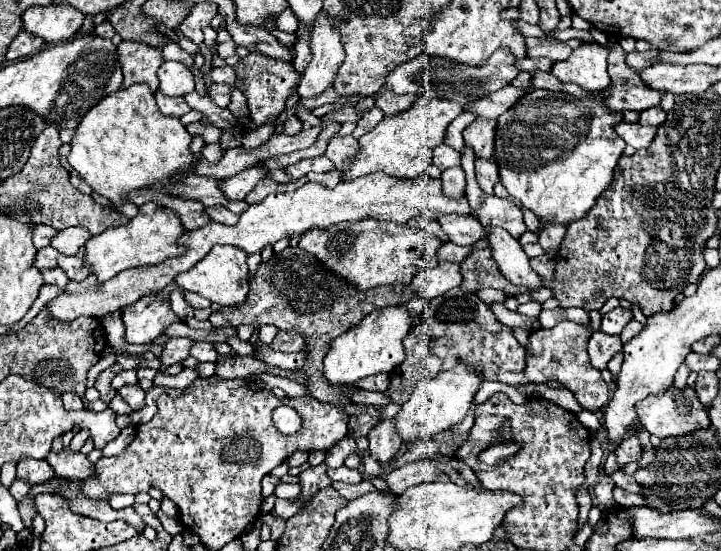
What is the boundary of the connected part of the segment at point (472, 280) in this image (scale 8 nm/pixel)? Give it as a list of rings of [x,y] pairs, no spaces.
[[[479,249],[473,251],[467,259],[461,263],[461,273],[463,273],[463,289],[467,291],[479,291],[479,289],[499,289],[505,295],[521,295],[523,287],[515,287],[515,283],[507,283],[507,277],[499,273],[495,267],[489,249]]]

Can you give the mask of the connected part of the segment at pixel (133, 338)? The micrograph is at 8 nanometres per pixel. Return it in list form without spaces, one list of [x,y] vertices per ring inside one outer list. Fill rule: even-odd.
[[[159,291],[145,295],[135,305],[123,309],[125,341],[127,343],[149,343],[159,337],[179,317],[171,309],[171,301],[161,297]]]

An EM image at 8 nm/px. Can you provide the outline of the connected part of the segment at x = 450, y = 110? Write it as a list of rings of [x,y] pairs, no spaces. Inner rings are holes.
[[[419,97],[409,111],[383,119],[373,131],[365,133],[359,139],[359,151],[351,159],[347,159],[345,169],[341,169],[341,181],[351,181],[375,171],[381,171],[399,179],[413,179],[423,175],[431,165],[433,149],[443,143],[447,125],[459,113],[461,113],[461,105],[455,101]]]

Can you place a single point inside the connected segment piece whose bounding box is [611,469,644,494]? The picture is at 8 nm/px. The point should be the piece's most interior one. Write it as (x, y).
(628, 483)

